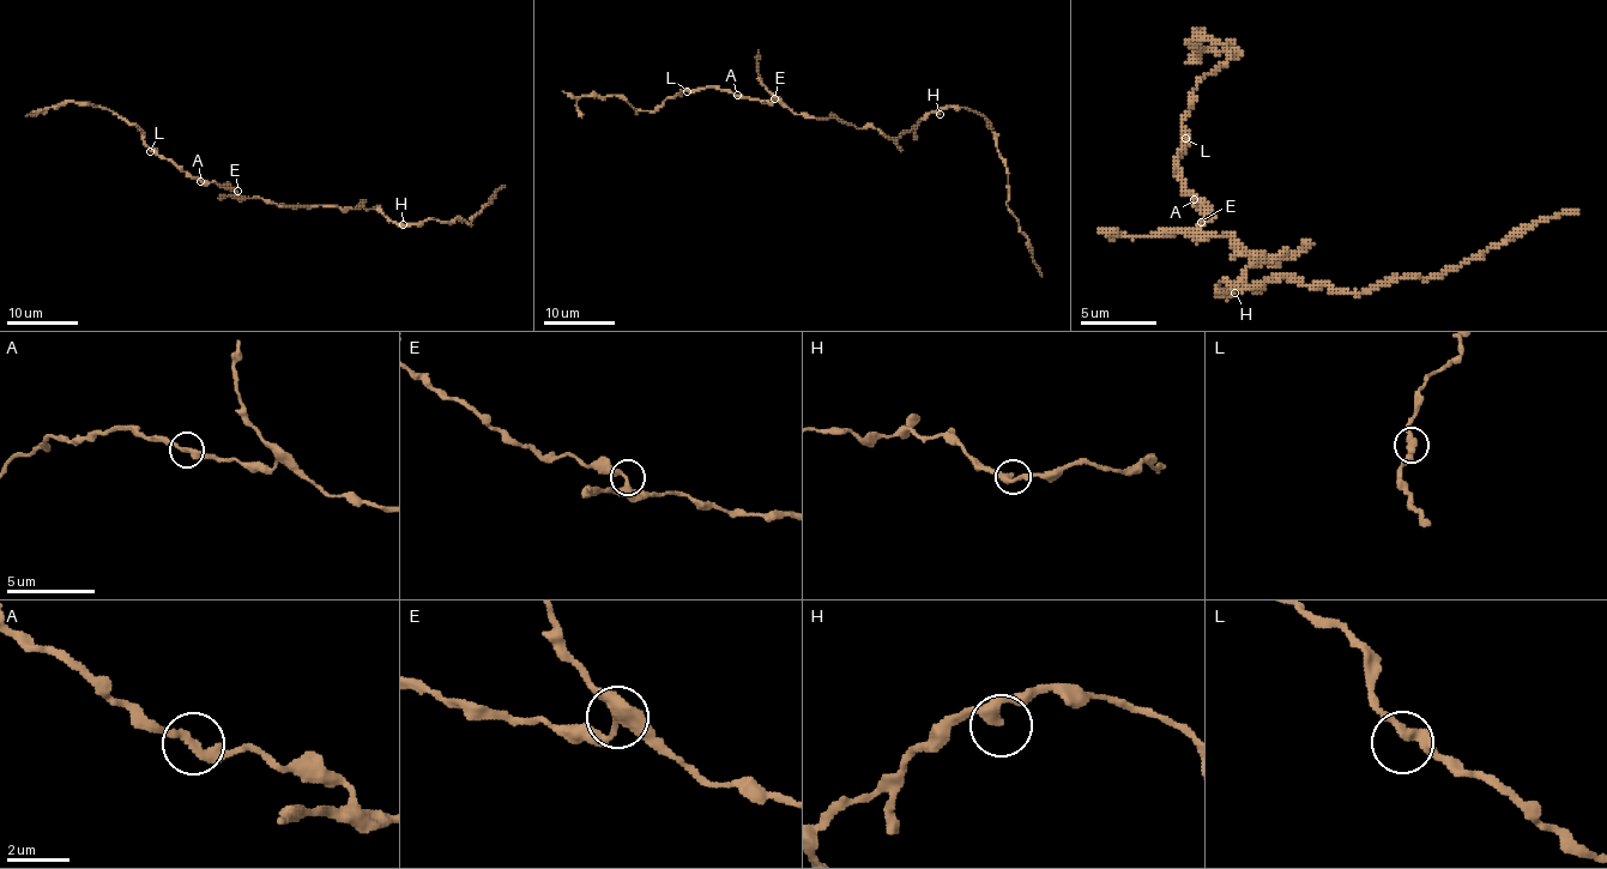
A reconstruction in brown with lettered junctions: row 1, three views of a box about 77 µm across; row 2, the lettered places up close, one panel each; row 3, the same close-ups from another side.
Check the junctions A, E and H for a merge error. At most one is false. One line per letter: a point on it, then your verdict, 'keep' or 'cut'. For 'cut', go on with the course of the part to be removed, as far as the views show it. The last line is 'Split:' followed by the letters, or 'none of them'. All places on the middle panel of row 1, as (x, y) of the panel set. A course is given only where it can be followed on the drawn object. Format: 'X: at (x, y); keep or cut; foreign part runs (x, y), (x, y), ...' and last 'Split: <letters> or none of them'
A: at (737, 95); keep
E: at (774, 98); keep
H: at (940, 114); keep
Split: none of them

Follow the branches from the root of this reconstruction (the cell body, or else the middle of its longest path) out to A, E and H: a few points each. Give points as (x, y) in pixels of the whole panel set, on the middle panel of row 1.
A: (847, 124), (835, 118), (793, 114), (777, 98), (762, 102), (737, 95)
E: (847, 124), (835, 118), (793, 114), (774, 98)
H: (847, 124), (858, 128), (874, 127), (884, 136), (899, 138), (925, 114), (940, 114)

